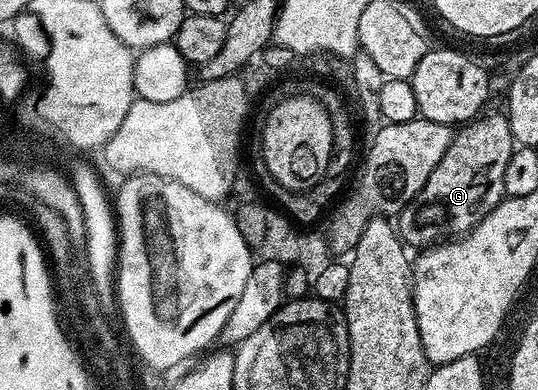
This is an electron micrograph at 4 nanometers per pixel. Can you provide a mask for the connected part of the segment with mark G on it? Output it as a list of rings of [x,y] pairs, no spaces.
[[[481,115],[479,118],[463,125],[453,135],[452,144],[442,154],[442,162],[434,166],[430,178],[426,178],[426,186],[418,193],[418,198],[411,201],[398,213],[398,233],[405,245],[413,244],[416,250],[424,250],[445,238],[456,238],[469,232],[504,196],[504,175],[506,162],[510,162],[514,151],[512,131],[508,125],[507,115]]]

